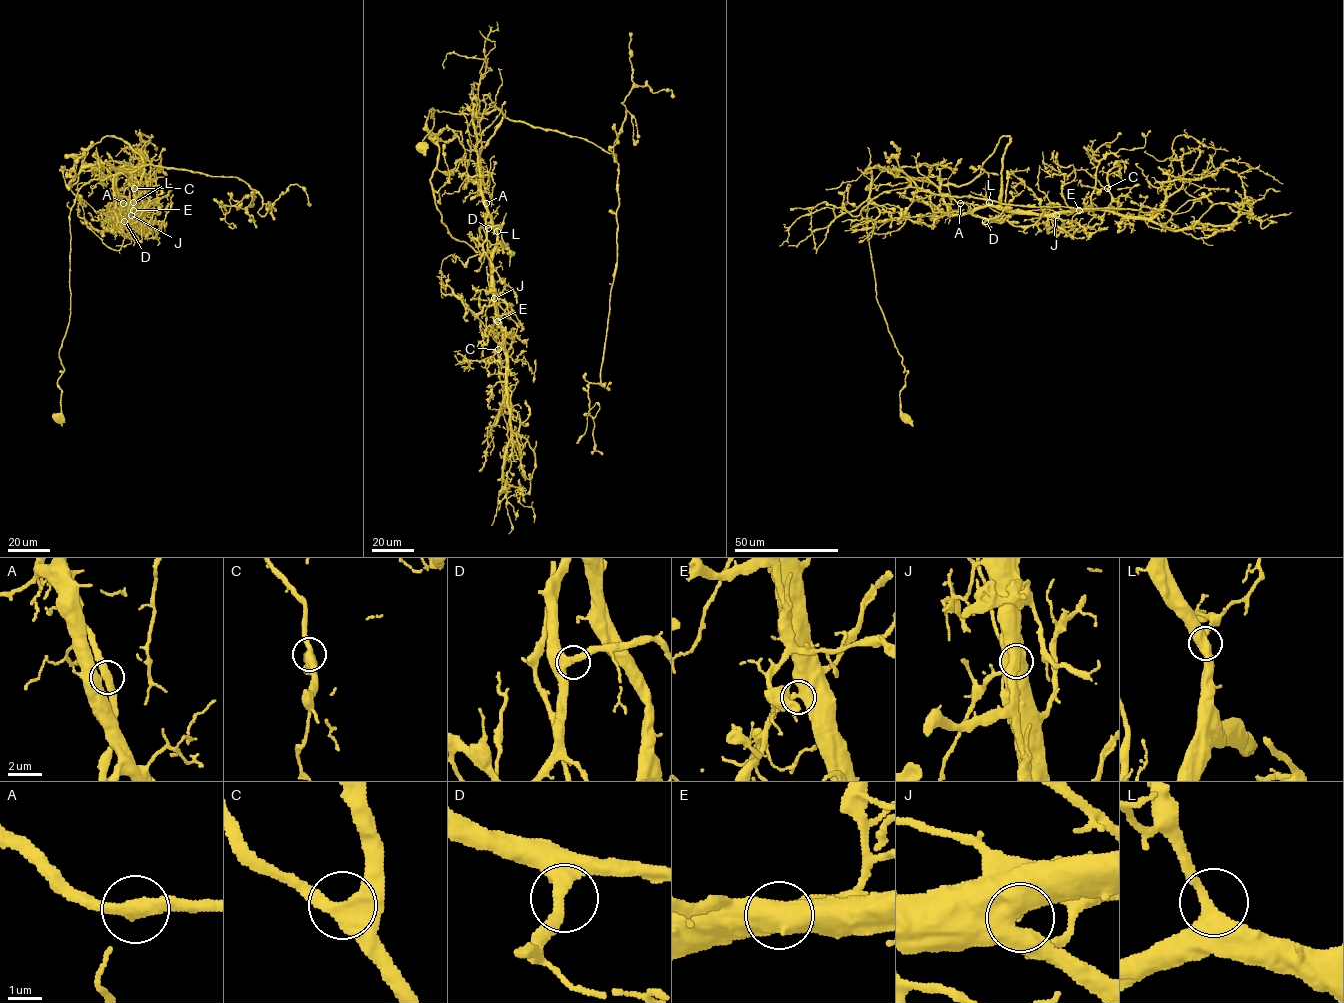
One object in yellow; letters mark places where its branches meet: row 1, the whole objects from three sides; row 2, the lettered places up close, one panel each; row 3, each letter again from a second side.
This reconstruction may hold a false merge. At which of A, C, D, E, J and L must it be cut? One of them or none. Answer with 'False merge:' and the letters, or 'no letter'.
False merge: A

